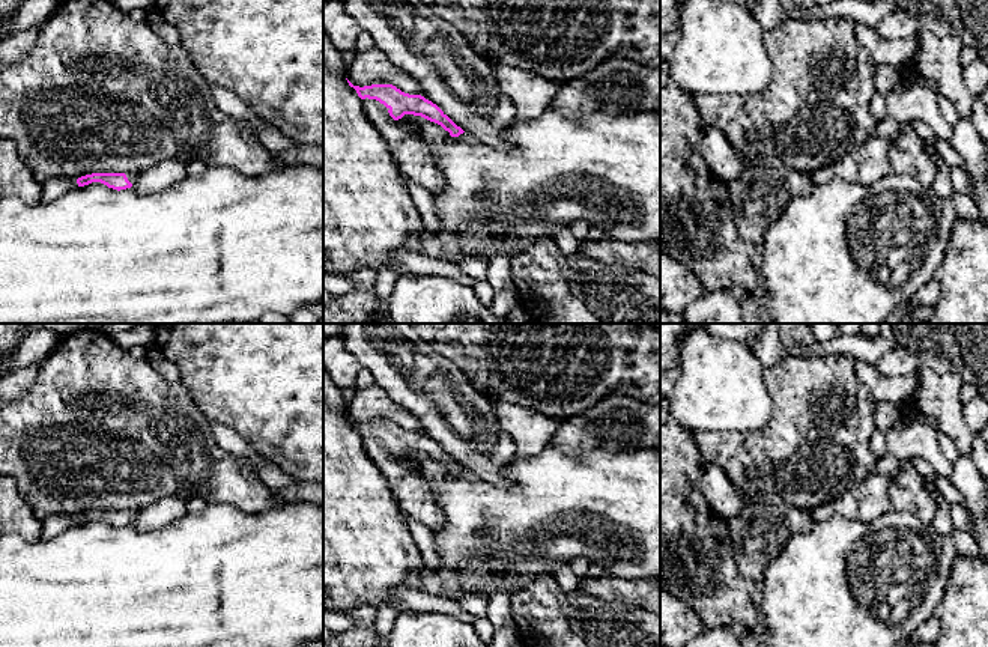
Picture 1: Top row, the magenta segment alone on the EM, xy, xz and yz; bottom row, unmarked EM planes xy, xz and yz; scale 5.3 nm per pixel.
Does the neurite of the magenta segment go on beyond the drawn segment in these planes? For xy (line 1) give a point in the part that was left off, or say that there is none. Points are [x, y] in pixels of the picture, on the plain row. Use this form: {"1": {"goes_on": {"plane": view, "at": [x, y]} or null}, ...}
{"1": {"goes_on": {"plane": "xy", "at": [53, 525]}}}

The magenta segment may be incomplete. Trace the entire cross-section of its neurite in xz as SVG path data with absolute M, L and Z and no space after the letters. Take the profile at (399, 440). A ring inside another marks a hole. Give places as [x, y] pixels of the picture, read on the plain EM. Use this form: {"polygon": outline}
{"polygon": "M349 417L347 420L356 427L358 433L362 436L362 447L367 456L374 462L380 474L389 483L391 494L400 510L406 516L420 521L430 530L441 528L444 525L444 515L436 504L429 483L420 478L415 472L412 472L408 465L405 465L397 457L402 456L405 451L414 451L441 462L445 468L450 469L451 474L459 474L465 468L457 463L436 441L421 432L405 430L392 421L371 421L359 424L353 423Z"}

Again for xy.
{"polygon": "M92 510L75 516L71 515L53 515L42 521L42 539L50 540L77 524L84 524L92 519L101 519L113 527L131 525L135 518L134 510Z"}

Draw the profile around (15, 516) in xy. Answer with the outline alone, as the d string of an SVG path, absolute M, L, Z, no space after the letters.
M0 475L0 536L6 533L15 533L27 542L38 542L42 539L42 521L20 495L17 483Z

